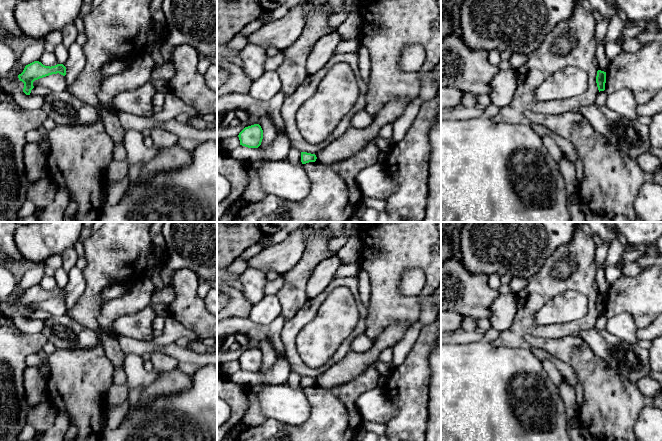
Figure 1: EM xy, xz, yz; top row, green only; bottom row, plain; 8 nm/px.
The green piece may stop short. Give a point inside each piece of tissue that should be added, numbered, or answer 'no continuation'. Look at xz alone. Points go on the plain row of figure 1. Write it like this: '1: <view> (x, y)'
no continuation

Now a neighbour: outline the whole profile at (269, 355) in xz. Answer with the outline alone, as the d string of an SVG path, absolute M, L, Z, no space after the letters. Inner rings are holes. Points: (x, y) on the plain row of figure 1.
M262 341L259 345L259 349L263 354L263 363L259 372L267 372L274 365L277 360L277 355L273 347L268 341Z

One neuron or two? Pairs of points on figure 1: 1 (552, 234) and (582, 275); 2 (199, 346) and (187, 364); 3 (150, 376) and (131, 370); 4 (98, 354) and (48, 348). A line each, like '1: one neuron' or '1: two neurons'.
1: two neurons
2: two neurons
3: one neuron
4: two neurons

